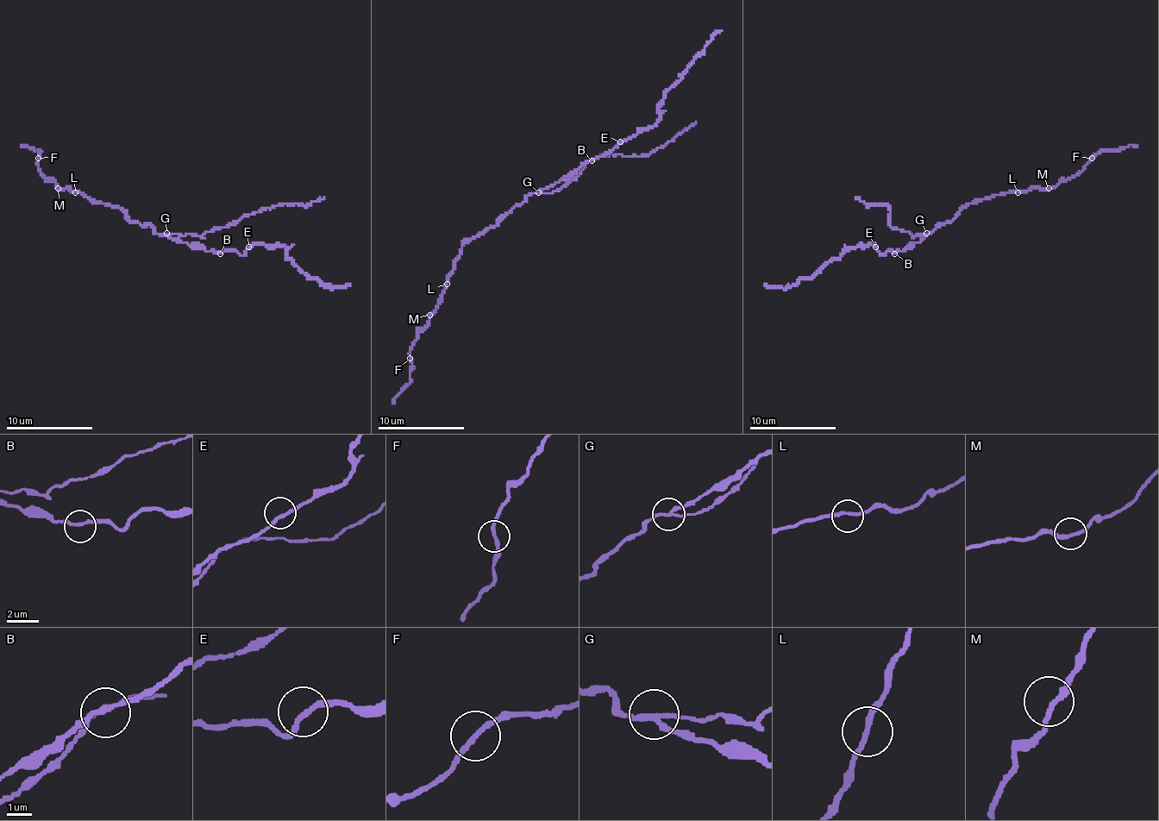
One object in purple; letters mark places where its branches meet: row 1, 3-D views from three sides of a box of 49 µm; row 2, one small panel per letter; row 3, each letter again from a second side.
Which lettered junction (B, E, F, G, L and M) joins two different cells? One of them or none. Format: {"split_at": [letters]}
{"split_at": ["G"]}

